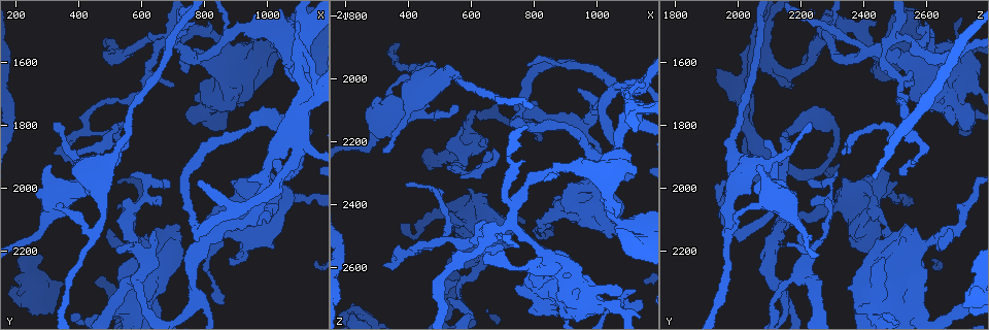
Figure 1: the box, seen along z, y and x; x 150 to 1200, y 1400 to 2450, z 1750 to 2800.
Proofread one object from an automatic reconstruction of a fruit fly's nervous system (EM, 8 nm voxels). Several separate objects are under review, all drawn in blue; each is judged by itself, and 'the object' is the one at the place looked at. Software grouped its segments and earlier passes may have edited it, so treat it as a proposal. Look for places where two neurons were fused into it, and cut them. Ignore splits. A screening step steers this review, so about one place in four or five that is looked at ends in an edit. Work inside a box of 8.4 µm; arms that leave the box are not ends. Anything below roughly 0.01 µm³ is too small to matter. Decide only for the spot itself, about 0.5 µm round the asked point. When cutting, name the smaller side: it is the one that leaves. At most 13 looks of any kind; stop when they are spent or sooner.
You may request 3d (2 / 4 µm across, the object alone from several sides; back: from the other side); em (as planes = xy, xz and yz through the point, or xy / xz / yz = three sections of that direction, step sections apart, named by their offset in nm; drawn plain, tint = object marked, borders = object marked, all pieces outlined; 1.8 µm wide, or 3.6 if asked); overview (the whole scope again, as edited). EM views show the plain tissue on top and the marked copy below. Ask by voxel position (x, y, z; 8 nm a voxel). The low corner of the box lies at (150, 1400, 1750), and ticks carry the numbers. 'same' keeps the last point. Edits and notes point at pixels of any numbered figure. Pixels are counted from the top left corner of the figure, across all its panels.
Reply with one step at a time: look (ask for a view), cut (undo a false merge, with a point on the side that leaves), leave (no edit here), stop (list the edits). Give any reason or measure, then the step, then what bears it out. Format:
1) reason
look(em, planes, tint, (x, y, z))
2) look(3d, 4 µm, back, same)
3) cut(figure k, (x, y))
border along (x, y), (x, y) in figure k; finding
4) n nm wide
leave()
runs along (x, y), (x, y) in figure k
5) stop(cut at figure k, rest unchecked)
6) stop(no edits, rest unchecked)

sharp bend
look(em, planes, tint, (965, 2085, 2170))

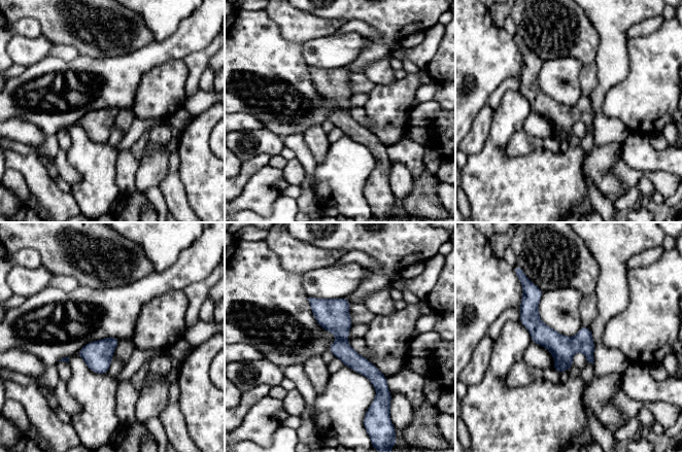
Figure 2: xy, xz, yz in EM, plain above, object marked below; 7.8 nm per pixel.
leave()
runs along (311, 300), (379, 385) in figure 2; continuous, no second neuron

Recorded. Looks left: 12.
abrupt turn
look(em, planes, tint, (575, 2300, 2455))

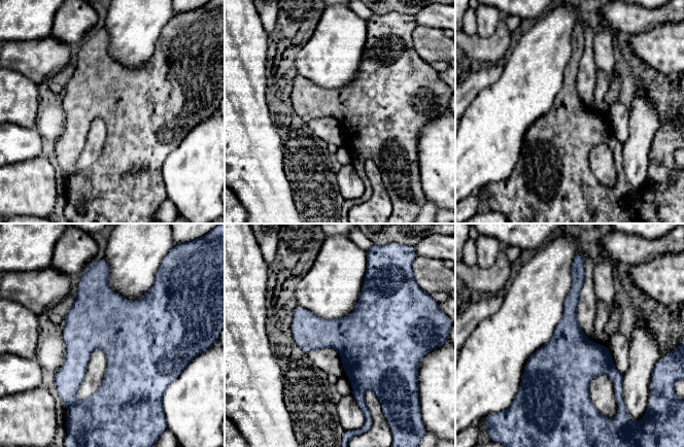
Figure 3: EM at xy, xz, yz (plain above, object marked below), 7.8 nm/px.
leave()
one neuron here

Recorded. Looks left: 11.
looks like a crossing
look(em, planes, tint, (1110, 1600, 2085))

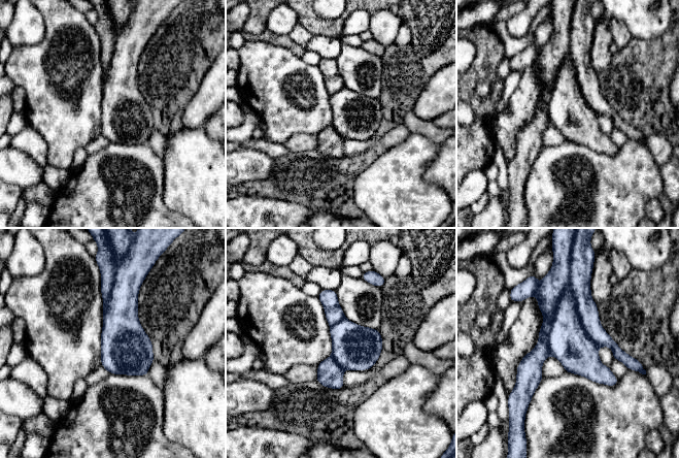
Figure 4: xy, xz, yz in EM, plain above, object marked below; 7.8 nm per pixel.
leave()
continuous, no second neuron

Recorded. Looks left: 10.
abrupt turn
look(3d, 4 µm, (1015, 1900, 2085))

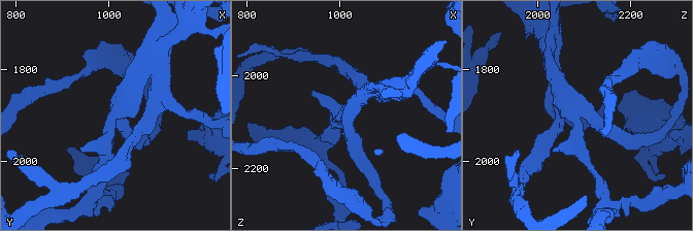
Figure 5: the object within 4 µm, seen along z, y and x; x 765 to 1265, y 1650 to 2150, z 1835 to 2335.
4 arms; now the EM
look(em, xy, step 16, tint, (1005, 1895, 2085))

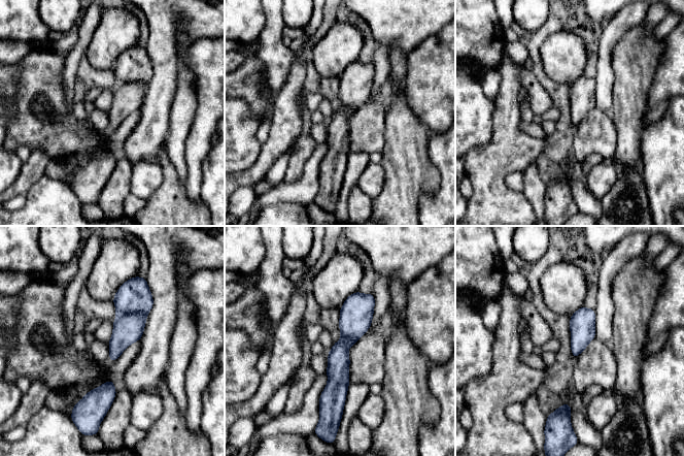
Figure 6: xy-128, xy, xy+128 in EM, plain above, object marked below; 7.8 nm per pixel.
cut it another way
look(em, planes, borders, same)

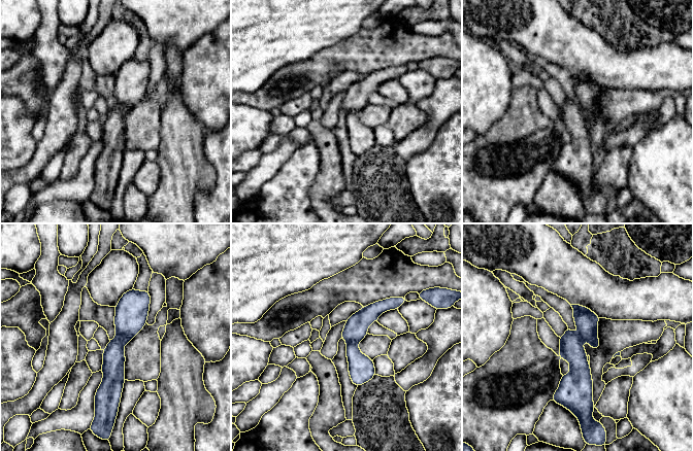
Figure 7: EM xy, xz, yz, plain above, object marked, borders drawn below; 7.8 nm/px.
180 nm wide
leave()
one neuron here

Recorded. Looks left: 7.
abrupt turn
look(em, planes, borders, (730, 1560, 2445))

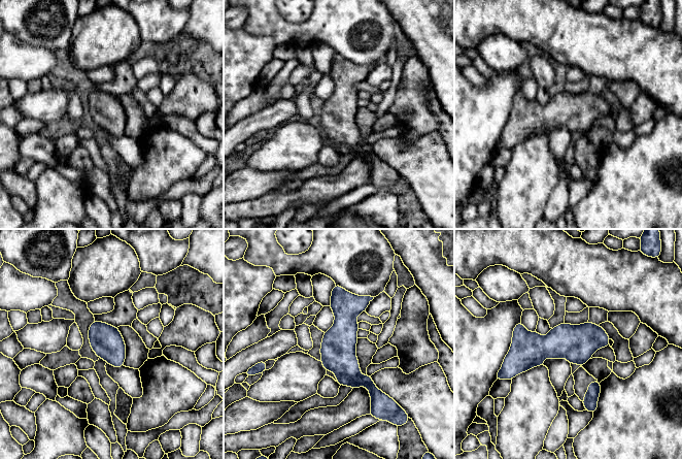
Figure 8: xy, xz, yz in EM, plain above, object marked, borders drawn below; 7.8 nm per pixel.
leave()
runs along (336, 288), (344, 363), (374, 395) in figure 8; all the same neuron

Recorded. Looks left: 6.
stop(no edits, rest unchecked)

